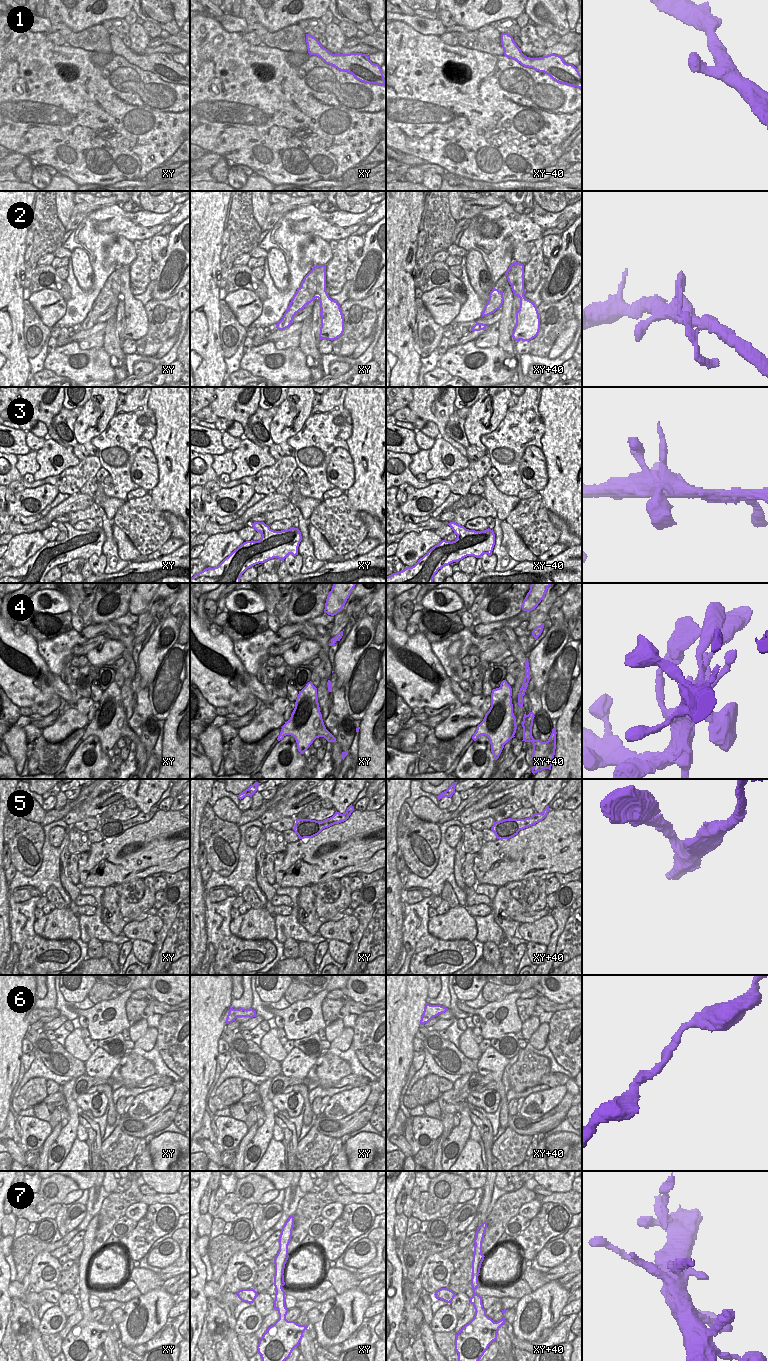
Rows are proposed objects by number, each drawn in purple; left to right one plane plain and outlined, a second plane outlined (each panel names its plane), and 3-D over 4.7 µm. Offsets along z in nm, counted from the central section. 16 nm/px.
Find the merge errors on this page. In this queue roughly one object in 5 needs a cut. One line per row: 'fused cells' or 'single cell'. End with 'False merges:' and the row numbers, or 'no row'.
1: single cell
2: fused cells
3: single cell
4: single cell
5: single cell
6: single cell
7: single cell
False merges: 2

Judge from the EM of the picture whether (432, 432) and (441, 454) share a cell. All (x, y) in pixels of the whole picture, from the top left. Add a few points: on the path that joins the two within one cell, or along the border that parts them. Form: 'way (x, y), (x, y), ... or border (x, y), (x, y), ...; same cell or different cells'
border (439, 436), (435, 439); different cells

